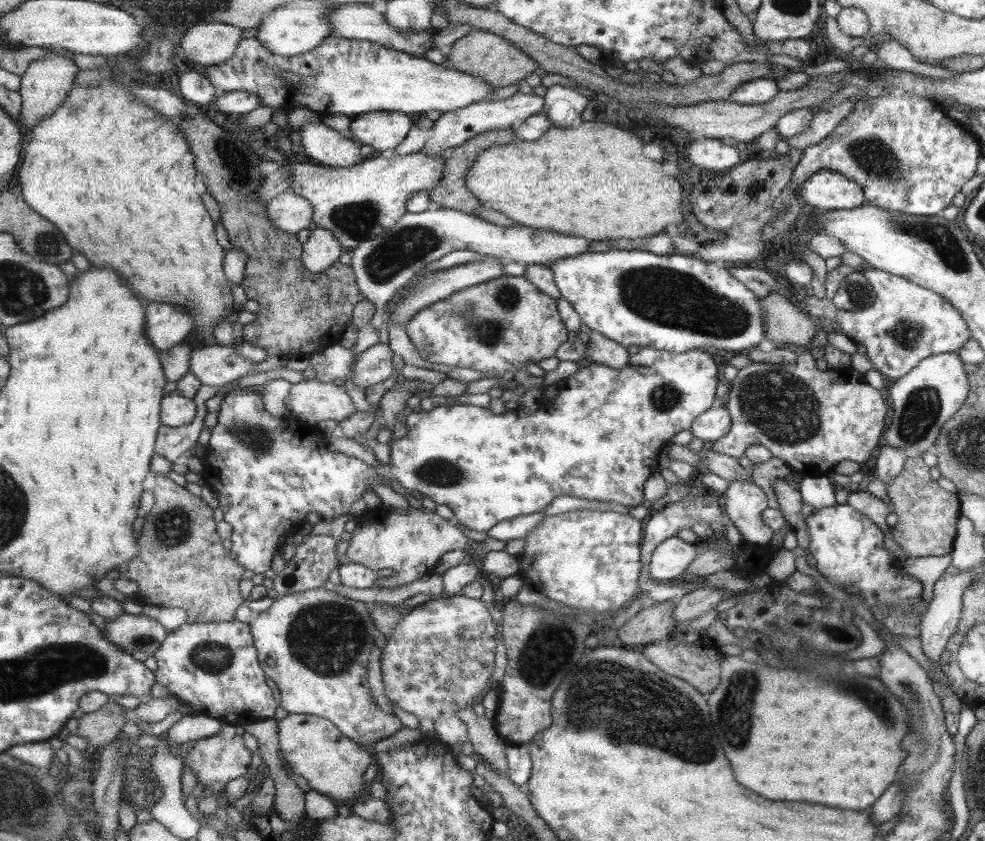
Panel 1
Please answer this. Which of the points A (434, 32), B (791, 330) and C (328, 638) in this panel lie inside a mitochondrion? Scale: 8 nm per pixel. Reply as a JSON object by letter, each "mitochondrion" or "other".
{"A":"other","B":"other","C":"mitochondrion"}

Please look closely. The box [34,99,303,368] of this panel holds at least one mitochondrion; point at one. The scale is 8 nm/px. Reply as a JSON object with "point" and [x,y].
{"point":[241,172]}

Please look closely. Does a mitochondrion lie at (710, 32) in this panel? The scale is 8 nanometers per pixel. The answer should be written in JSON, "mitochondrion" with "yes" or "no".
{"mitochondrion":"no"}

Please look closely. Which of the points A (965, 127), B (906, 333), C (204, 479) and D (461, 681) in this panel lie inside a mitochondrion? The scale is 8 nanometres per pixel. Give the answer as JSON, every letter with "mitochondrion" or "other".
{"A":"other","B":"mitochondrion","C":"other","D":"other"}

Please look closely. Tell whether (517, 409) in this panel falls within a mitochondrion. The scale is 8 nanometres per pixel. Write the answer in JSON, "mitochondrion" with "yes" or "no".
{"mitochondrion":"no"}

